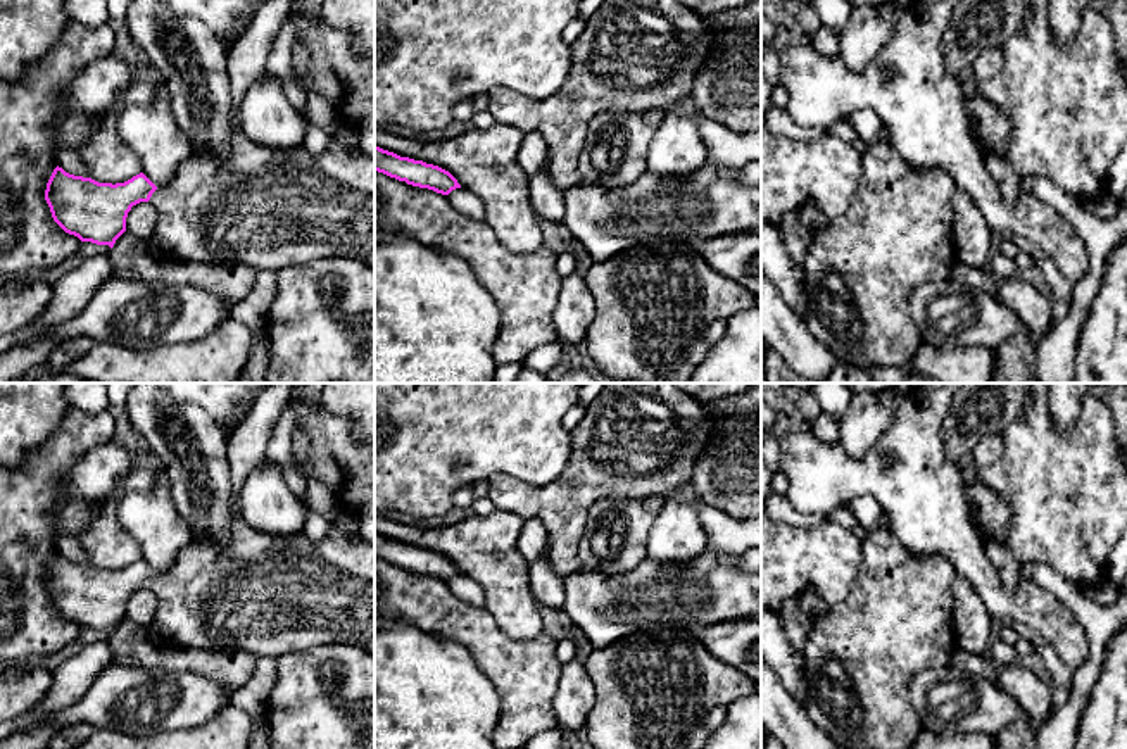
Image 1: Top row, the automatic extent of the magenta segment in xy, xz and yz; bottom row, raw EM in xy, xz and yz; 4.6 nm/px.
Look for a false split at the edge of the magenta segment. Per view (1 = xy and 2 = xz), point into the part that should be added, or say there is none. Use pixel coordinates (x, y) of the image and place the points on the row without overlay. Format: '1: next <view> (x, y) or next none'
1: next xy (264, 594)
2: next none

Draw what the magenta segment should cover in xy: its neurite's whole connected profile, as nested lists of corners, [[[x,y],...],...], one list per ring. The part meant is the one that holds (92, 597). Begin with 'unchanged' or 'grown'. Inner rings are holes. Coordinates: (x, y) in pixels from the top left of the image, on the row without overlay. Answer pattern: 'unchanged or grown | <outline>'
grown | [[[269,383],[249,414],[228,437],[231,471],[230,540],[193,537],[174,566],[157,575],[143,559],[124,570],[98,570],[55,554],[45,576],[54,607],[81,628],[114,633],[126,618],[133,592],[150,588],[157,613],[145,630],[157,647],[188,647],[243,652],[255,658],[283,656],[305,649],[349,644],[375,654],[375,545],[331,525],[319,542],[304,533],[288,537],[252,530],[240,507],[240,490],[249,473],[268,454],[271,431],[288,406],[295,383]]]

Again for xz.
unchanged | [[[375,532],[375,557],[383,559],[407,571],[428,575],[442,582],[449,582],[452,576],[461,575],[457,566],[445,556],[400,544],[394,538],[383,537]]]

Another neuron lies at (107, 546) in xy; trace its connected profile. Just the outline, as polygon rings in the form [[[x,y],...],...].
[[[135,468],[91,518],[90,525],[78,535],[86,551],[90,564],[98,570],[124,570],[142,559],[142,545],[123,530],[116,509],[121,497],[128,492],[145,492],[155,482],[155,475],[143,468]]]

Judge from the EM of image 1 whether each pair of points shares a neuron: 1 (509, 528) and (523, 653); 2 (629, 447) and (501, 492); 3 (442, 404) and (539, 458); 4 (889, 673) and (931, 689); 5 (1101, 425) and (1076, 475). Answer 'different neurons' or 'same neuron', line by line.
1: different neurons
2: same neuron
3: same neuron
4: different neurons
5: same neuron

